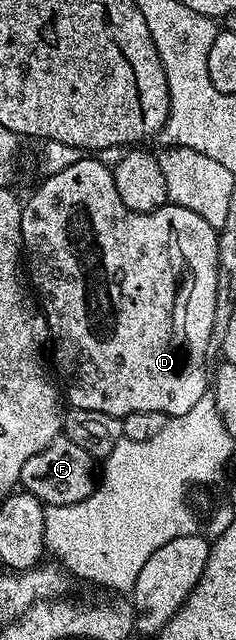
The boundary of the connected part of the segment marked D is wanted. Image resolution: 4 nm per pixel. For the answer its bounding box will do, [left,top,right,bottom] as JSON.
[21,156,219,418]

